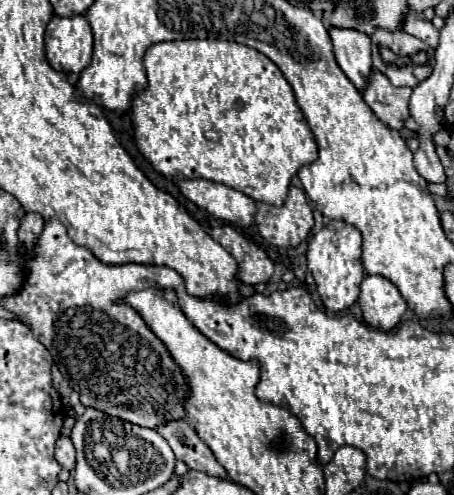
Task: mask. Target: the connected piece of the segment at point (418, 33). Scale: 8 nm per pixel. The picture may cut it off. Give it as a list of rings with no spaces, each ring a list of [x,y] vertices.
[[[406,13],[400,29],[402,29],[402,31],[406,31],[406,33],[410,33],[410,35],[414,35],[414,37],[418,37],[418,39],[422,39],[422,41],[424,41],[424,43],[428,43],[432,49],[436,47],[438,31],[434,29],[434,25],[432,25],[430,21],[420,19],[420,17],[418,17],[418,15],[414,15],[414,13]]]

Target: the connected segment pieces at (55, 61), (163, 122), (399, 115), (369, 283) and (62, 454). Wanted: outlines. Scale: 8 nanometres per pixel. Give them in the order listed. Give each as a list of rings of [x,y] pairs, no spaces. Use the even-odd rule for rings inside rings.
[[[54,15],[46,27],[46,59],[62,73],[80,73],[92,57],[92,29],[84,15]]]
[[[218,39],[164,41],[146,51],[144,67],[148,73],[148,87],[132,99],[134,139],[140,153],[164,177],[178,181],[208,179],[232,187],[254,201],[282,205],[296,171],[318,159],[314,135],[306,119],[302,119],[292,87],[282,71],[256,49]],[[206,129],[216,129],[220,141],[208,143],[204,139]]]
[[[378,69],[370,71],[368,83],[362,89],[364,101],[372,107],[376,117],[392,129],[402,129],[408,113],[412,89],[410,87],[394,87],[390,79]]]
[[[382,275],[364,277],[360,285],[358,305],[362,309],[364,321],[384,331],[394,329],[400,323],[404,311],[408,309],[398,287]]]
[[[60,437],[56,441],[56,461],[68,471],[74,469],[74,465],[76,465],[76,449],[74,449],[74,445],[72,445],[72,441],[68,437]]]

